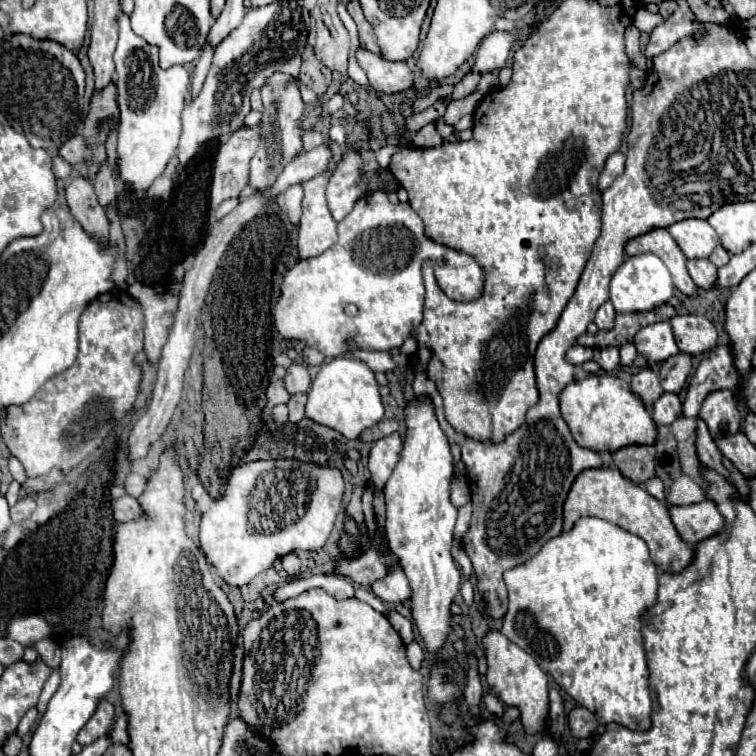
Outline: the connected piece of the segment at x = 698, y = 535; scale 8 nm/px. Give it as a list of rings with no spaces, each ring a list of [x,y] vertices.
[[[709,498],[691,506],[673,506],[669,512],[679,536],[689,546],[699,544],[725,528],[725,518],[717,510],[717,504]]]

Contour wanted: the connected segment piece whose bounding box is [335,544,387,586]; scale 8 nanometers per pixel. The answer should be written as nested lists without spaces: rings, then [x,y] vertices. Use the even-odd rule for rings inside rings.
[[[371,544],[359,558],[343,560],[337,566],[335,572],[353,578],[361,586],[367,586],[367,584],[373,584],[377,580],[383,580],[385,574],[387,574],[387,568],[385,568],[385,564],[381,562],[377,550]]]

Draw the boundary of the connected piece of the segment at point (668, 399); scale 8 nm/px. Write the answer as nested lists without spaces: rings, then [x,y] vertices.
[[[665,392],[653,406],[653,420],[657,424],[673,424],[681,416],[681,400],[677,394]]]

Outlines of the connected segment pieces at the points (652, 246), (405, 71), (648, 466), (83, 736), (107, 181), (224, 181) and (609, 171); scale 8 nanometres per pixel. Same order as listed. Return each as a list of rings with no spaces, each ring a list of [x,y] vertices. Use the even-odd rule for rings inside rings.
[[[659,228],[655,232],[637,236],[627,242],[625,252],[627,252],[627,256],[641,256],[647,252],[659,256],[665,262],[665,266],[669,268],[675,288],[689,298],[697,298],[697,286],[687,272],[687,258],[683,256],[677,242],[671,238],[669,230]]]
[[[363,48],[357,50],[357,62],[367,72],[369,84],[383,94],[397,94],[413,86],[413,72],[407,62],[389,62]]]
[[[627,446],[613,454],[617,470],[633,484],[645,484],[655,478],[655,446]]]
[[[101,700],[95,714],[89,718],[89,722],[81,728],[79,736],[77,736],[77,742],[81,746],[87,746],[87,744],[93,744],[97,738],[101,738],[107,728],[111,726],[113,722],[113,716],[115,716],[115,708],[107,702],[107,700]]]
[[[103,164],[103,168],[99,170],[97,174],[97,180],[95,180],[95,194],[97,194],[97,200],[103,208],[111,206],[117,202],[117,186],[115,186],[115,180],[113,180],[113,174],[111,174],[111,168],[107,164]]]
[[[243,126],[229,136],[215,156],[211,206],[219,206],[227,198],[239,198],[249,180],[249,162],[255,154],[255,130]]]
[[[613,152],[609,158],[607,158],[607,164],[599,176],[599,190],[605,190],[607,186],[613,184],[613,180],[623,172],[623,166],[625,166],[625,156],[623,152]]]

